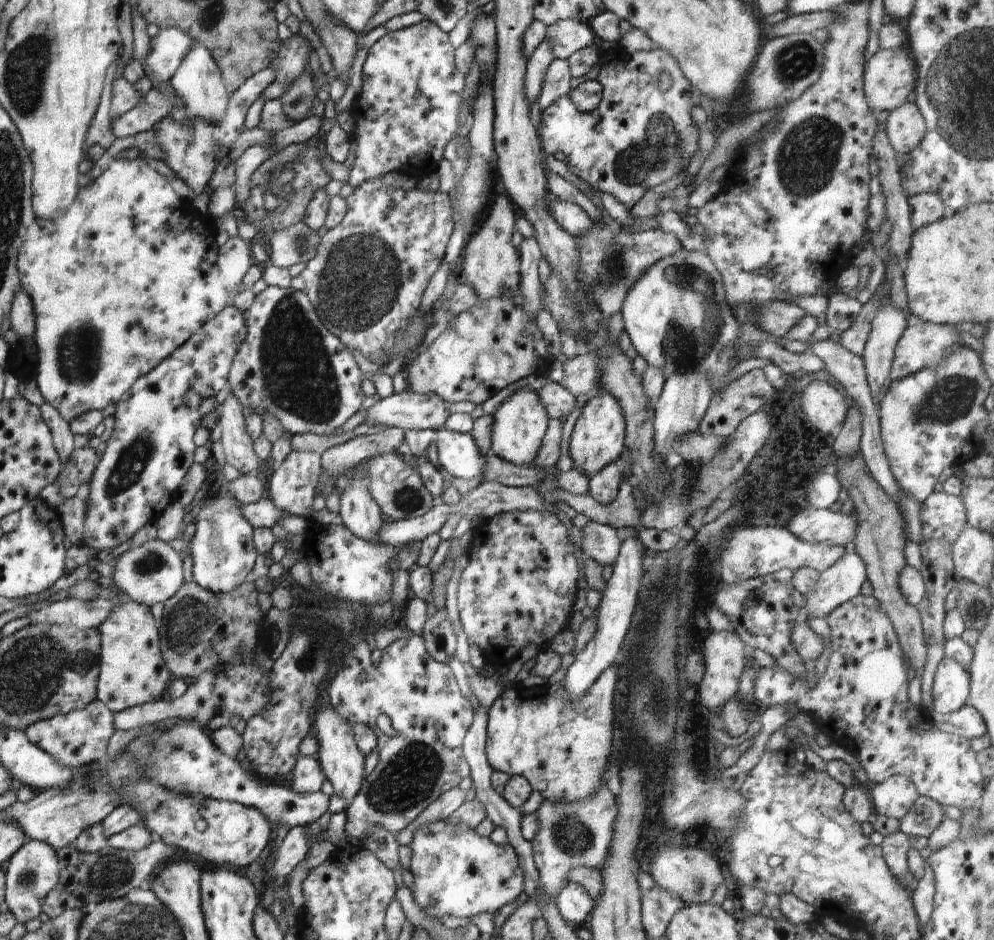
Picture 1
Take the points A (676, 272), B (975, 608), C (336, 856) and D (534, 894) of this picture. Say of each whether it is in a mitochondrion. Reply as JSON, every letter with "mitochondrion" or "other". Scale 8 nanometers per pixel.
{"A":"mitochondrion","B":"mitochondrion","C":"other","D":"other"}

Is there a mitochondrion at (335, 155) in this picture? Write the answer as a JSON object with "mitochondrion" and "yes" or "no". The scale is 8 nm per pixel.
{"mitochondrion":"no"}

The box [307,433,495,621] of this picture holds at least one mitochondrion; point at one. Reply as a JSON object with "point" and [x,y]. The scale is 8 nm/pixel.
{"point":[407,499]}

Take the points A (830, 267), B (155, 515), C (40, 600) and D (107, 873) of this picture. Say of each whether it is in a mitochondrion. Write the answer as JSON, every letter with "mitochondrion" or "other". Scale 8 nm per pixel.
{"A":"other","B":"other","C":"other","D":"mitochondrion"}

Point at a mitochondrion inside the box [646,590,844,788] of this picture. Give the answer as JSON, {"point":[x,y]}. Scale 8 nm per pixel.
{"point":[662,703]}

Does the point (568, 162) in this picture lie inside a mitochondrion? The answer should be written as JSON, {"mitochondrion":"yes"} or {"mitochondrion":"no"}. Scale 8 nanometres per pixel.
{"mitochondrion":"no"}

